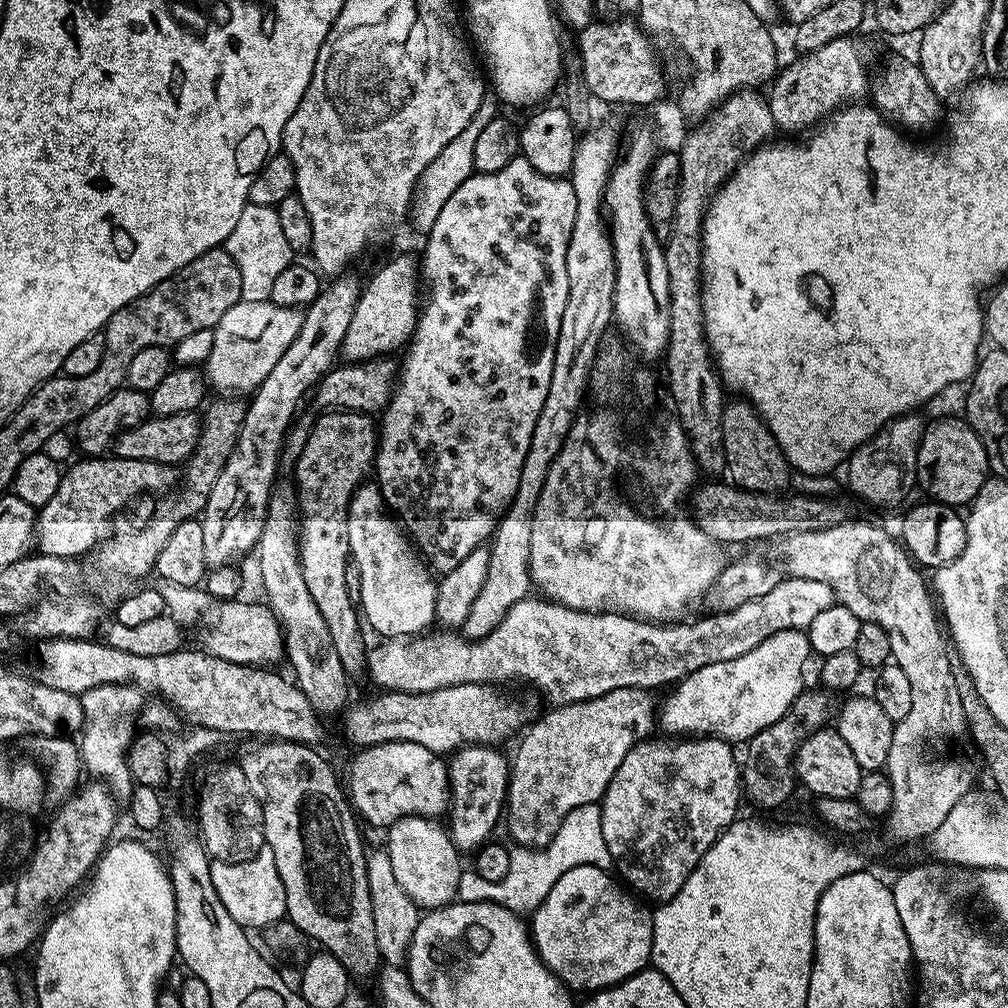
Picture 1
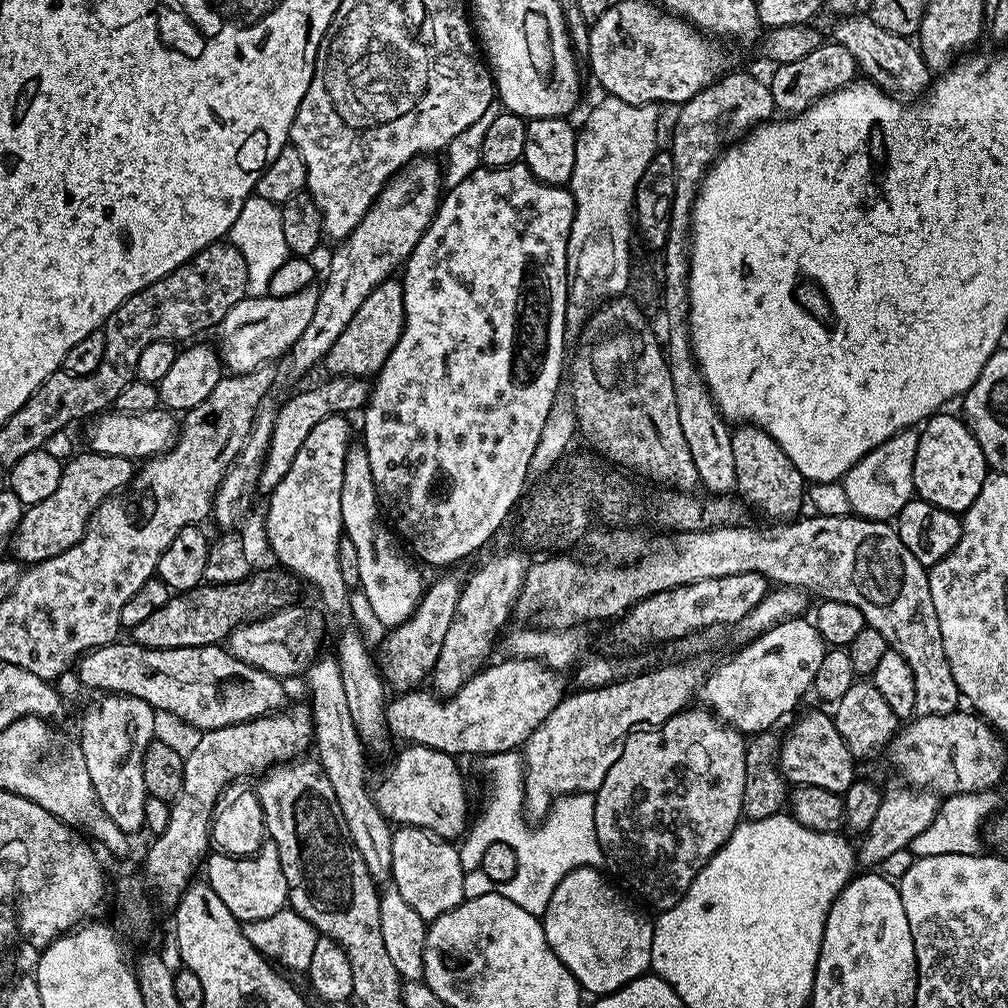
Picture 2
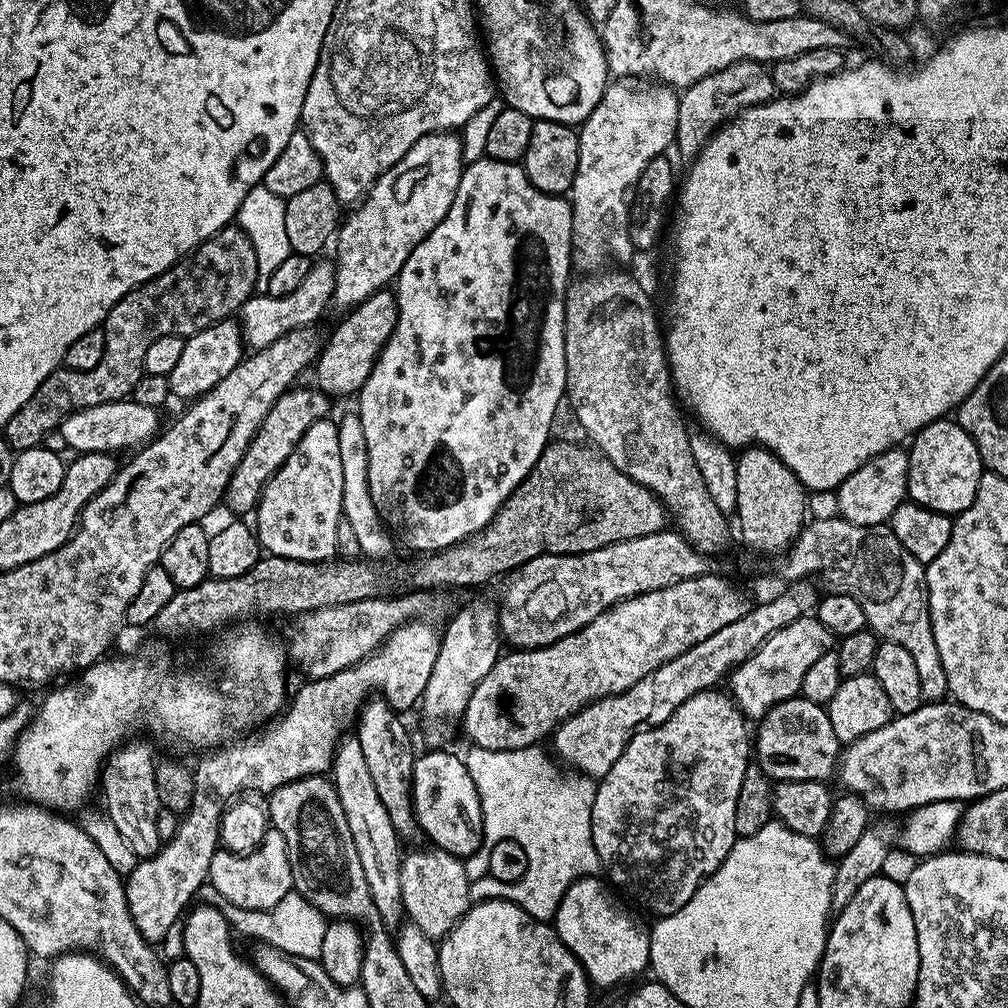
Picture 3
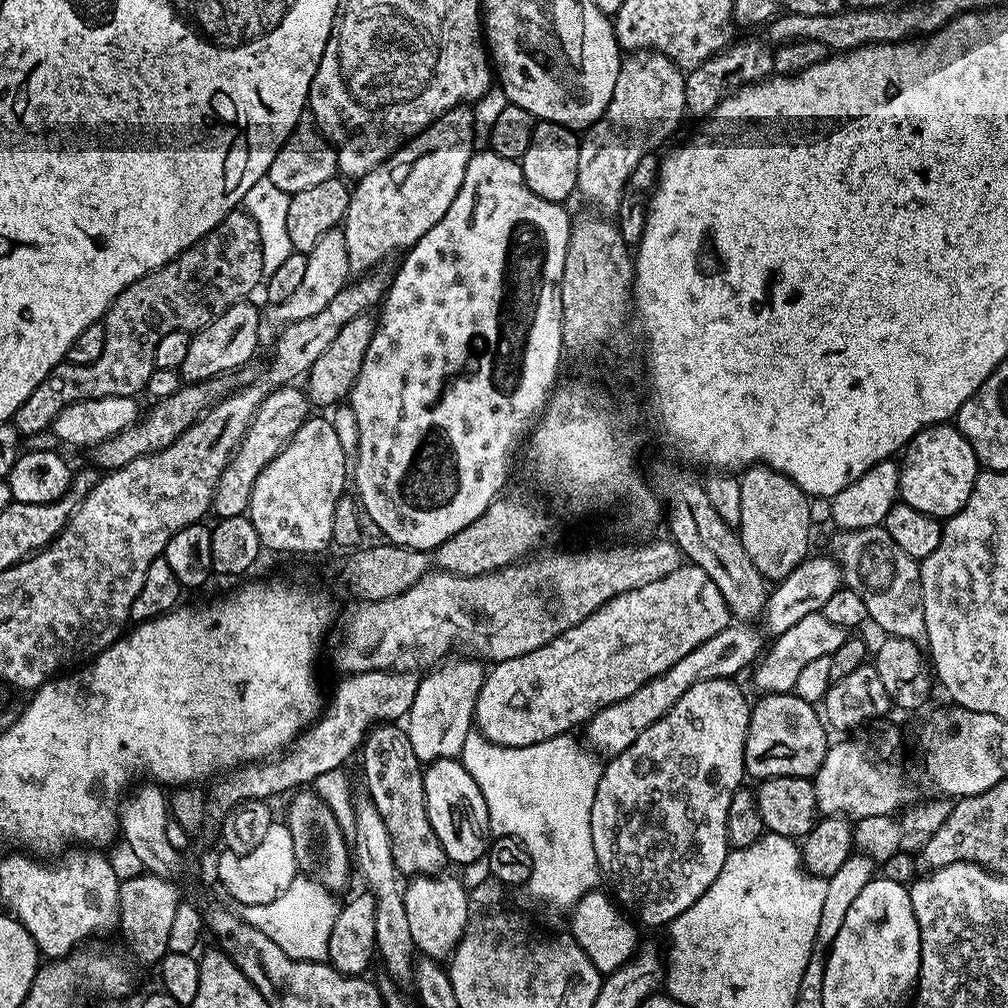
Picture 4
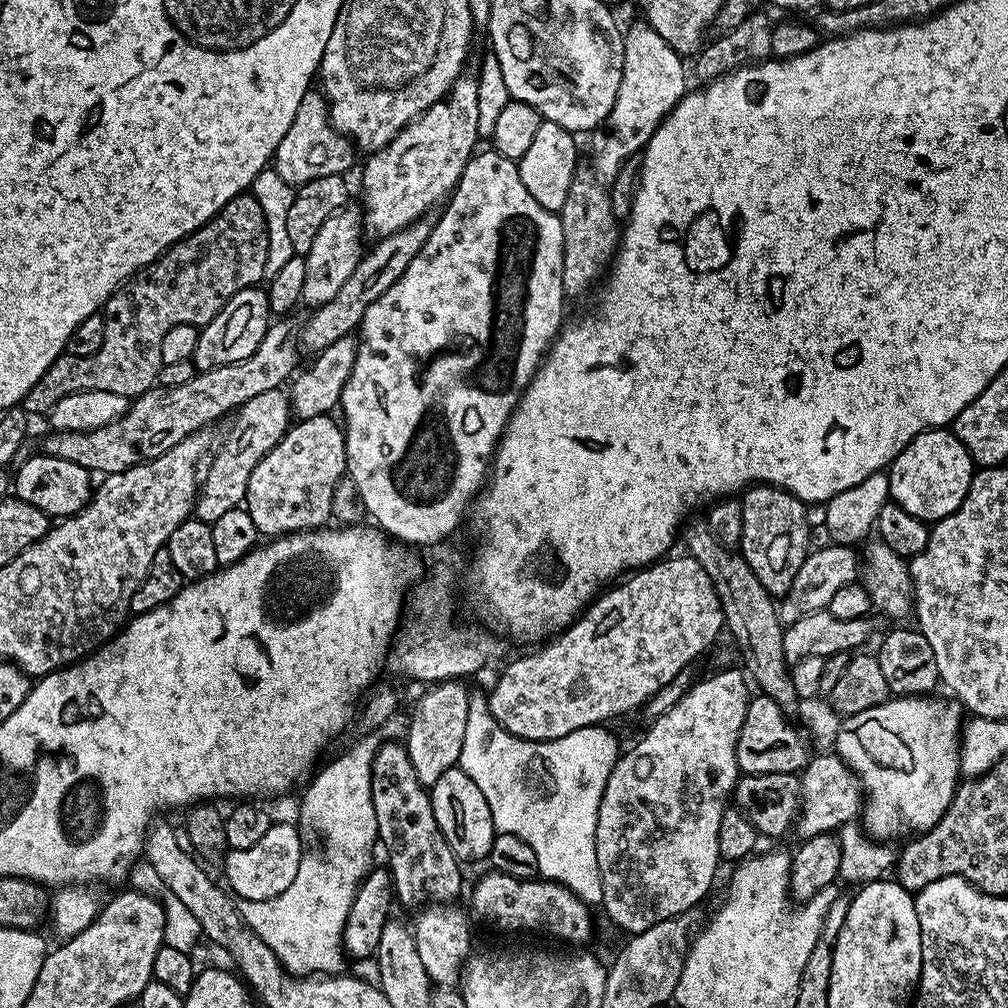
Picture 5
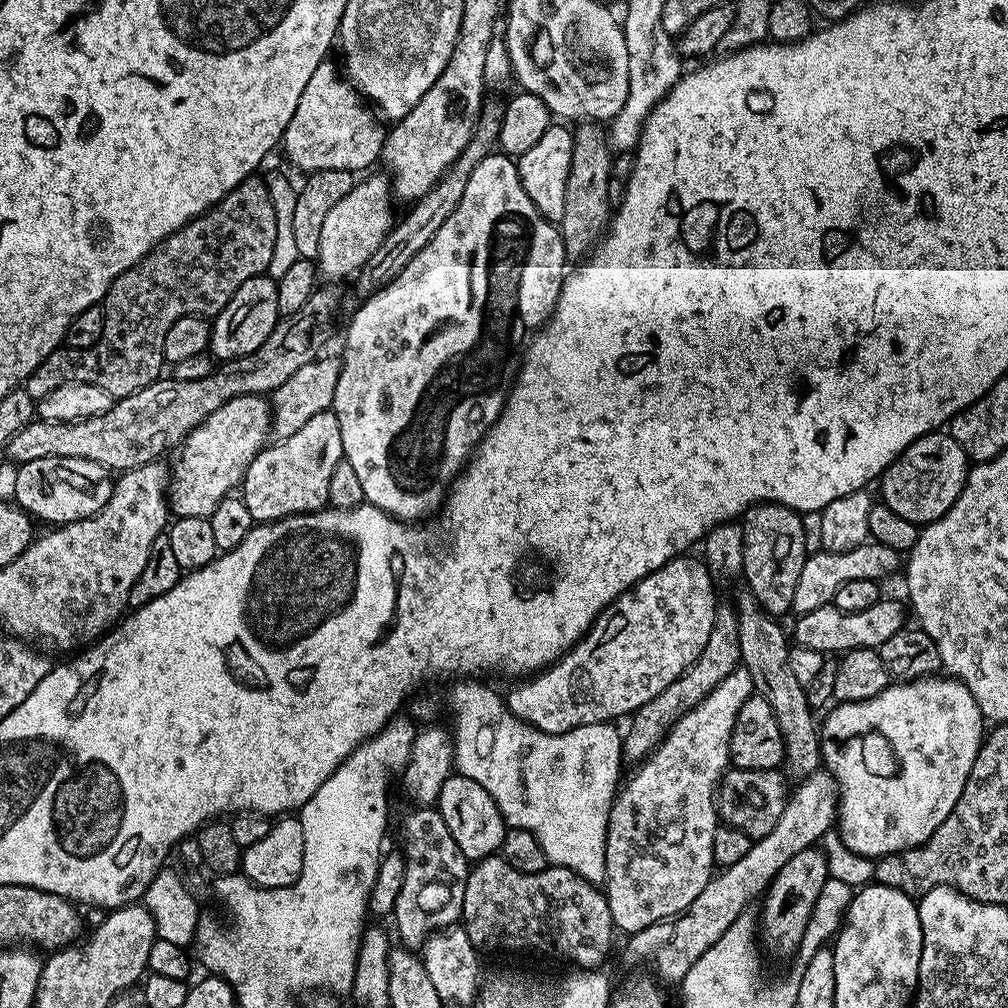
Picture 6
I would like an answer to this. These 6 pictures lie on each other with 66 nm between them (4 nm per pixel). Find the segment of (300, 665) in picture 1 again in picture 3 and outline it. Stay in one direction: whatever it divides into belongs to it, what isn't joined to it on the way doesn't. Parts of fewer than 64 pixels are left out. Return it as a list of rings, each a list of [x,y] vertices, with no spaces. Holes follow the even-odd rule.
[[[354,734],[345,735],[336,745],[330,779],[336,788],[338,802],[342,802],[342,810],[354,838],[354,850],[358,850],[358,862],[362,862],[366,886],[370,886],[370,898],[378,910],[380,921],[386,926],[399,925],[405,915],[400,869],[402,840],[396,835],[386,807],[382,806],[382,801],[378,798],[377,787],[370,778],[369,767],[366,766],[365,755],[362,754],[362,746]]]

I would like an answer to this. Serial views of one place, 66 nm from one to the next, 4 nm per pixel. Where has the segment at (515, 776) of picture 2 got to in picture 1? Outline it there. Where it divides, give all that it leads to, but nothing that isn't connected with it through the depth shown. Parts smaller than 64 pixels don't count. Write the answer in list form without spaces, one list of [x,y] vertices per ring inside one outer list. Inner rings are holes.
[[[595,803],[570,810],[559,830],[554,834],[553,840],[544,848],[513,847],[510,874],[506,874],[506,878],[502,878],[497,884],[477,883],[477,888],[466,892],[466,899],[470,902],[493,900],[495,904],[506,906],[511,912],[532,914],[550,894],[551,888],[562,878],[562,874],[566,874],[572,867],[589,864],[605,870],[611,869],[613,861],[602,836],[600,809],[601,805]]]

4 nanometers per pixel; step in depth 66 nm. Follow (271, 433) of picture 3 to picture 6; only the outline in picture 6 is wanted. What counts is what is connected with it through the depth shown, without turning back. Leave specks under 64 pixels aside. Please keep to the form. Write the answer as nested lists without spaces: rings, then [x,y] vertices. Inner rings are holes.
[[[264,396],[230,398],[230,402],[214,410],[183,440],[172,468],[170,464],[171,482],[166,495],[171,513],[178,518],[209,518],[222,499],[243,485],[250,462],[269,443],[271,430],[272,409]]]

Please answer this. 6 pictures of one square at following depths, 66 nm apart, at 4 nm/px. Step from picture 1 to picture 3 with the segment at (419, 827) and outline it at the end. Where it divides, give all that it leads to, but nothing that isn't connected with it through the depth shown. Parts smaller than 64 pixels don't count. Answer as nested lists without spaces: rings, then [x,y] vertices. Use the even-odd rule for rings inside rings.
[[[437,848],[408,853],[401,859],[402,900],[407,919],[427,937],[439,940],[472,905],[468,872],[459,857]]]

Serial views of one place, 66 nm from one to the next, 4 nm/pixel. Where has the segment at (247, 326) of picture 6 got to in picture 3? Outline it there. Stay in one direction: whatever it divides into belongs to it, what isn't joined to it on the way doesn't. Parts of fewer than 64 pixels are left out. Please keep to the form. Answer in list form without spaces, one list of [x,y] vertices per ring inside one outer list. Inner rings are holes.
[[[235,319],[219,320],[206,330],[196,332],[193,336],[187,337],[182,346],[182,355],[170,370],[168,379],[168,391],[173,397],[175,395],[184,402],[195,402],[210,391],[234,366],[238,366],[246,355],[246,341],[243,331]]]

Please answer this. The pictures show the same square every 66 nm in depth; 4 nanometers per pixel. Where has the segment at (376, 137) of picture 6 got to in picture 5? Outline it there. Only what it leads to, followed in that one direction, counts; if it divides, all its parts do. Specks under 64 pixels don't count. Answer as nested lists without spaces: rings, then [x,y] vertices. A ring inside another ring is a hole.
[[[309,90],[298,102],[298,114],[294,114],[286,138],[278,142],[274,167],[282,174],[283,181],[293,186],[314,182],[314,178],[344,176],[352,168],[354,145],[347,136],[340,135],[328,119],[328,101],[319,91]]]

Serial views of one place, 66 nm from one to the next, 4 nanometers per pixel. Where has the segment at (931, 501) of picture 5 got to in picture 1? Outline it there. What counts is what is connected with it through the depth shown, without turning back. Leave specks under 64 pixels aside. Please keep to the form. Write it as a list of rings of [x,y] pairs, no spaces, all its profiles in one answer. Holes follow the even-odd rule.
[[[944,420],[927,429],[920,438],[918,450],[918,462],[916,463],[916,484],[928,491],[931,499],[953,506],[971,505],[976,495],[982,490],[985,480],[989,479],[990,469],[988,466],[988,451],[984,449],[984,443],[976,436],[975,430],[969,428],[967,423],[956,420]]]

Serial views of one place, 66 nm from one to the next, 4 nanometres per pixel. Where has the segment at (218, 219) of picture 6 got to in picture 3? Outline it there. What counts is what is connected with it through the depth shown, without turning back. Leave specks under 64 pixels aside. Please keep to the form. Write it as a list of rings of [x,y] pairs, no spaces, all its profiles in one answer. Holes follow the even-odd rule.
[[[229,226],[218,230],[208,240],[200,241],[193,252],[183,256],[174,266],[170,266],[162,274],[158,274],[145,284],[125,292],[116,305],[108,309],[108,315],[103,317],[102,327],[106,338],[106,354],[102,354],[102,362],[94,366],[94,370],[75,372],[63,366],[55,368],[47,378],[30,394],[30,398],[18,409],[18,414],[6,422],[2,430],[3,439],[14,450],[23,450],[43,445],[44,439],[52,431],[59,429],[60,424],[69,416],[83,408],[102,406],[102,402],[126,400],[145,374],[146,350],[158,338],[167,336],[193,336],[196,332],[206,330],[219,320],[235,317],[244,303],[257,291],[258,258],[254,258],[254,246],[250,242],[248,233],[239,226]]]

